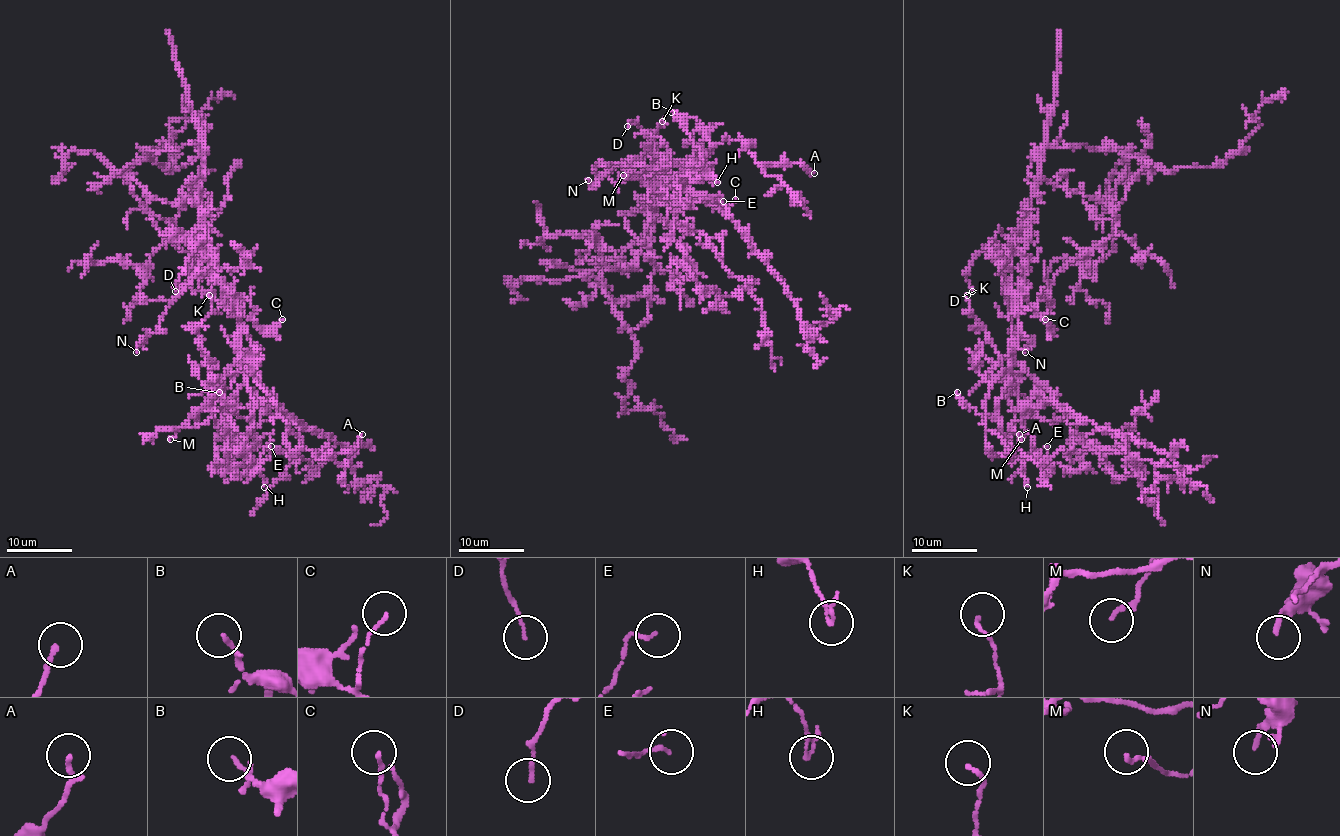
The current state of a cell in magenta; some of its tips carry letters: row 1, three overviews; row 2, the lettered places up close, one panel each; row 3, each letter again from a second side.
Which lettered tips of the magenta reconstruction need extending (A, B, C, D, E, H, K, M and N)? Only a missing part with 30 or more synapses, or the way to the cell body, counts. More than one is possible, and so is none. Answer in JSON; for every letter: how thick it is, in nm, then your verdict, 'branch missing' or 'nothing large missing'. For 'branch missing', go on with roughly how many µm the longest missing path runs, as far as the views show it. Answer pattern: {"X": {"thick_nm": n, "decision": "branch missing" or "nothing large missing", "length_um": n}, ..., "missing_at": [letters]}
{"A": {"thick_nm": 180, "decision": "nothing large missing"}, "B": {"thick_nm": 140, "decision": "nothing large missing"}, "C": {"thick_nm": 120, "decision": "nothing large missing"}, "D": {"thick_nm": 130, "decision": "nothing large missing"}, "E": {"thick_nm": 120, "decision": "nothing large missing"}, "H": {"thick_nm": 160, "decision": "nothing large missing"}, "K": {"thick_nm": 120, "decision": "nothing large missing"}, "M": {"thick_nm": 140, "decision": "nothing large missing"}, "N": {"thick_nm": 140, "decision": "nothing large missing"}, "missing_at": []}

